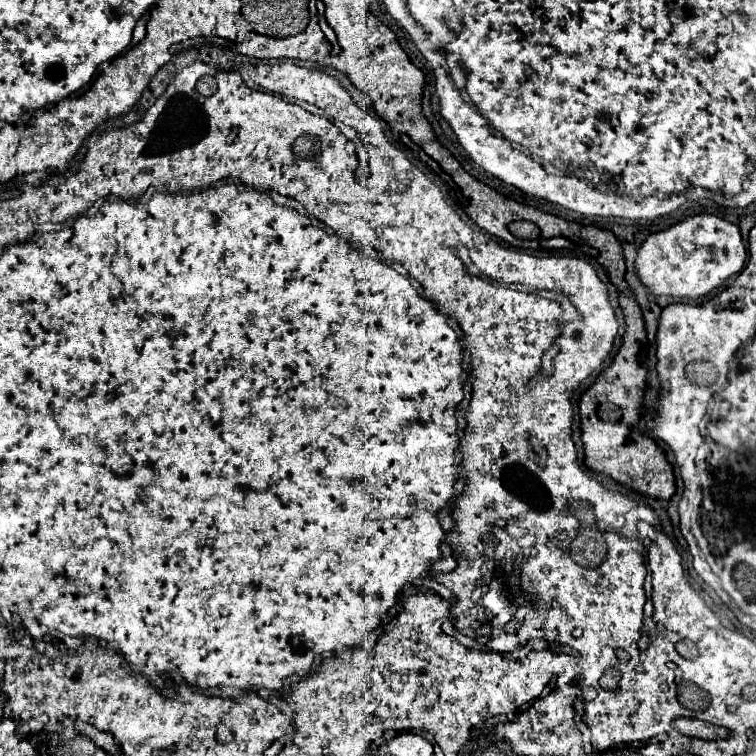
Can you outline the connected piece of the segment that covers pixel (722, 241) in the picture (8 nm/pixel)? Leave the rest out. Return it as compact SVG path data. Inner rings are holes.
M702 213L650 235L638 251L636 269L640 281L654 295L700 299L710 291L718 289L730 275L740 273L744 267L744 259L746 259L746 249L738 225L722 217ZM678 239L692 241L698 245L698 249L694 253L686 253L676 245Z

